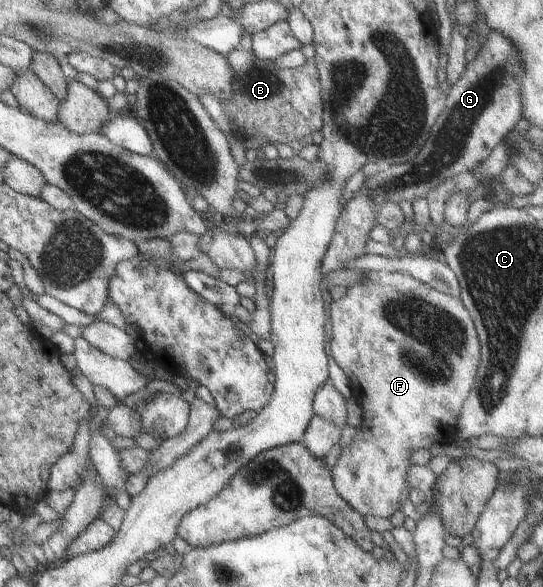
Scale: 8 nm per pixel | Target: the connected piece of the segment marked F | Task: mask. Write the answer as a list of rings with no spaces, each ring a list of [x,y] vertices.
[[[365,271],[364,275],[360,277],[360,281],[352,283],[346,287],[345,294],[335,300],[331,300],[326,307],[326,345],[332,361],[342,369],[348,381],[356,385],[354,389],[360,391],[361,395],[358,397],[358,403],[362,407],[362,417],[360,425],[356,426],[356,433],[350,439],[350,443],[340,451],[339,457],[334,463],[331,470],[332,485],[336,493],[361,516],[372,515],[372,517],[382,517],[386,519],[396,511],[398,503],[410,494],[410,490],[406,487],[406,469],[410,463],[410,453],[418,449],[429,449],[432,445],[441,444],[442,433],[444,429],[454,425],[454,419],[460,411],[462,401],[466,399],[466,395],[472,389],[474,383],[474,375],[478,371],[478,364],[480,362],[480,345],[474,325],[470,314],[462,305],[460,298],[452,297],[444,292],[436,291],[428,287],[425,283],[410,277],[400,272],[382,272],[382,271]]]

